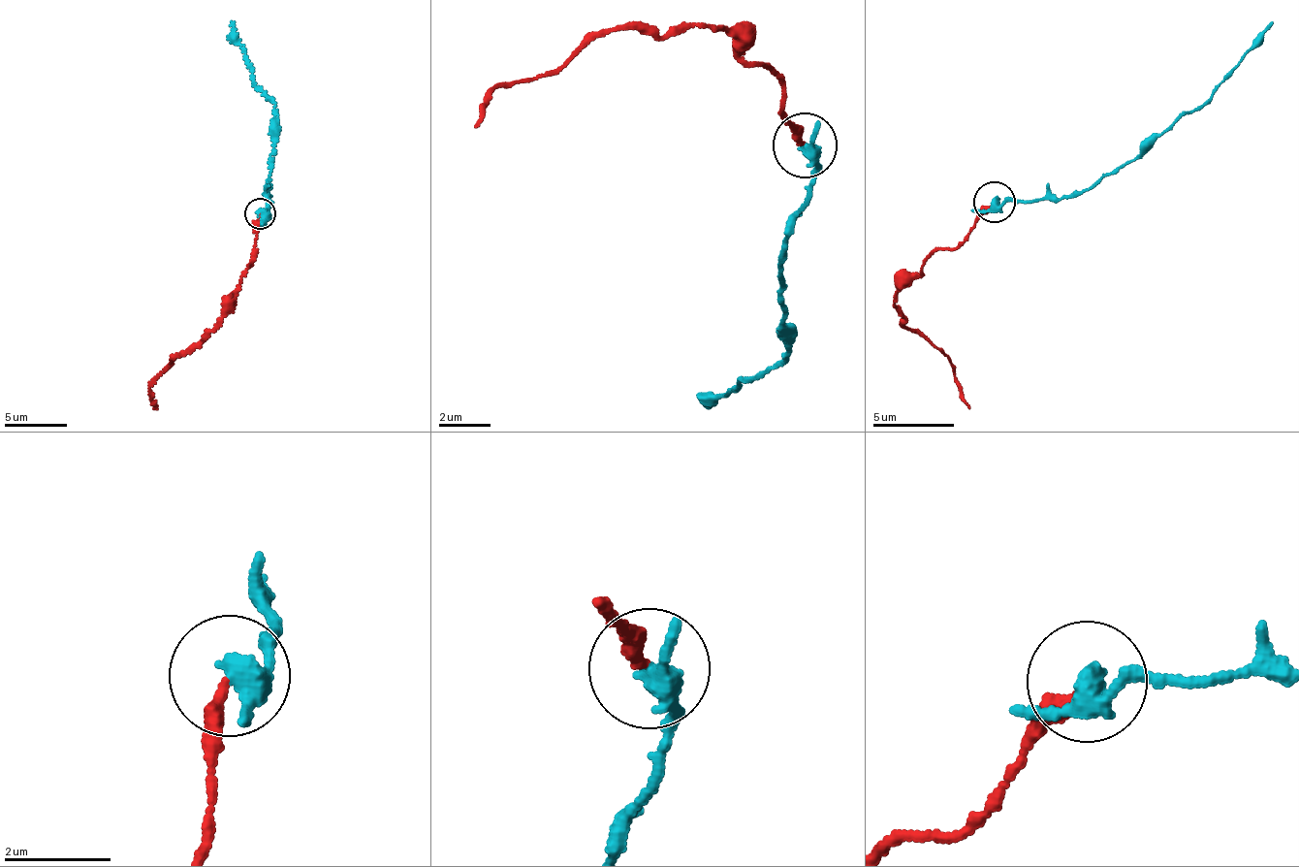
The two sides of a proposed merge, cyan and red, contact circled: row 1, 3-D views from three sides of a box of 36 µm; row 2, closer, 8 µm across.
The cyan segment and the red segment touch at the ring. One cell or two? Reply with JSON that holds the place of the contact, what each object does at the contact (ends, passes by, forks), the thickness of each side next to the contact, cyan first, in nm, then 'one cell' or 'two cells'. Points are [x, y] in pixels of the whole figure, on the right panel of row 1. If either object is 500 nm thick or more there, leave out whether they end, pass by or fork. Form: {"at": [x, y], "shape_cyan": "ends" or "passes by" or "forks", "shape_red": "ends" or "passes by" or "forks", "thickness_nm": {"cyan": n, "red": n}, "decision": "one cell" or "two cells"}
{"at": [994, 202], "shape_cyan": "passes by", "shape_red": "ends", "thickness_nm": {"cyan": 360, "red": 260}, "decision": "two cells"}

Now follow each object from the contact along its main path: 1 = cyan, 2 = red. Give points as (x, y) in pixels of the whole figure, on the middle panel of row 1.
1: (804, 146), (816, 160), (812, 201), (794, 216), (785, 263), (783, 317), (798, 337), (782, 359), (707, 405)
2: (804, 140), (784, 110), (784, 85), (776, 72), (704, 27), (599, 32), (538, 78), (493, 85), (480, 125)

